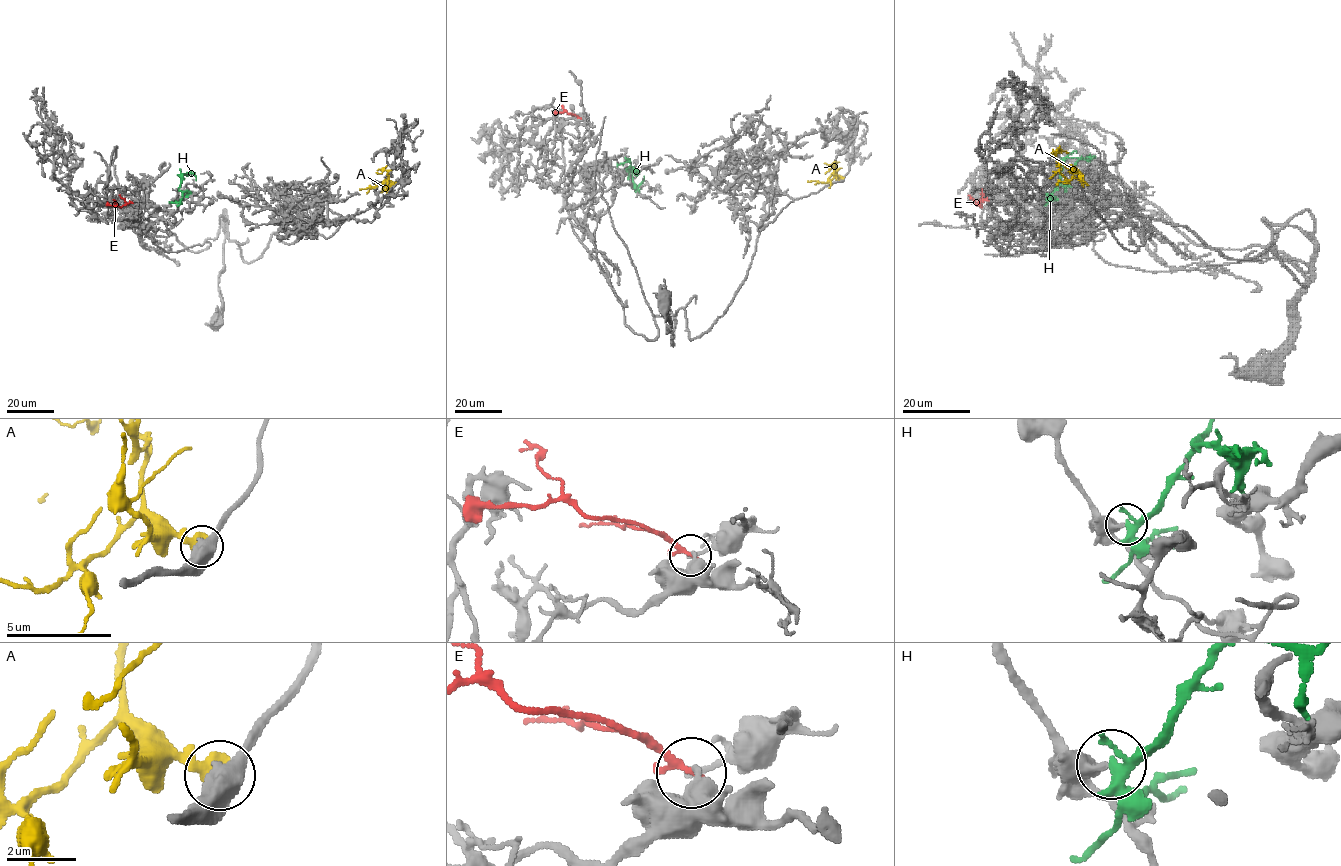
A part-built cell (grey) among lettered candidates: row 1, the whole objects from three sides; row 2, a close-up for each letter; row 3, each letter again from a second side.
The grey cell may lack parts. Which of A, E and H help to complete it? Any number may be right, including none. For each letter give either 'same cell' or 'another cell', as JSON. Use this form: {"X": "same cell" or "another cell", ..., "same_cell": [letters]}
{"A": "another cell", "E": "another cell", "H": "another cell", "same_cell": []}

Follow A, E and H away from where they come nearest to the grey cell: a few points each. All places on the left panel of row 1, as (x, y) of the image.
A: (395, 182), (386, 180), (377, 185), (359, 189)
E: (131, 202), (118, 206), (107, 202)
H: (180, 200), (183, 194), (178, 189), (184, 174), (193, 173), (196, 181)

